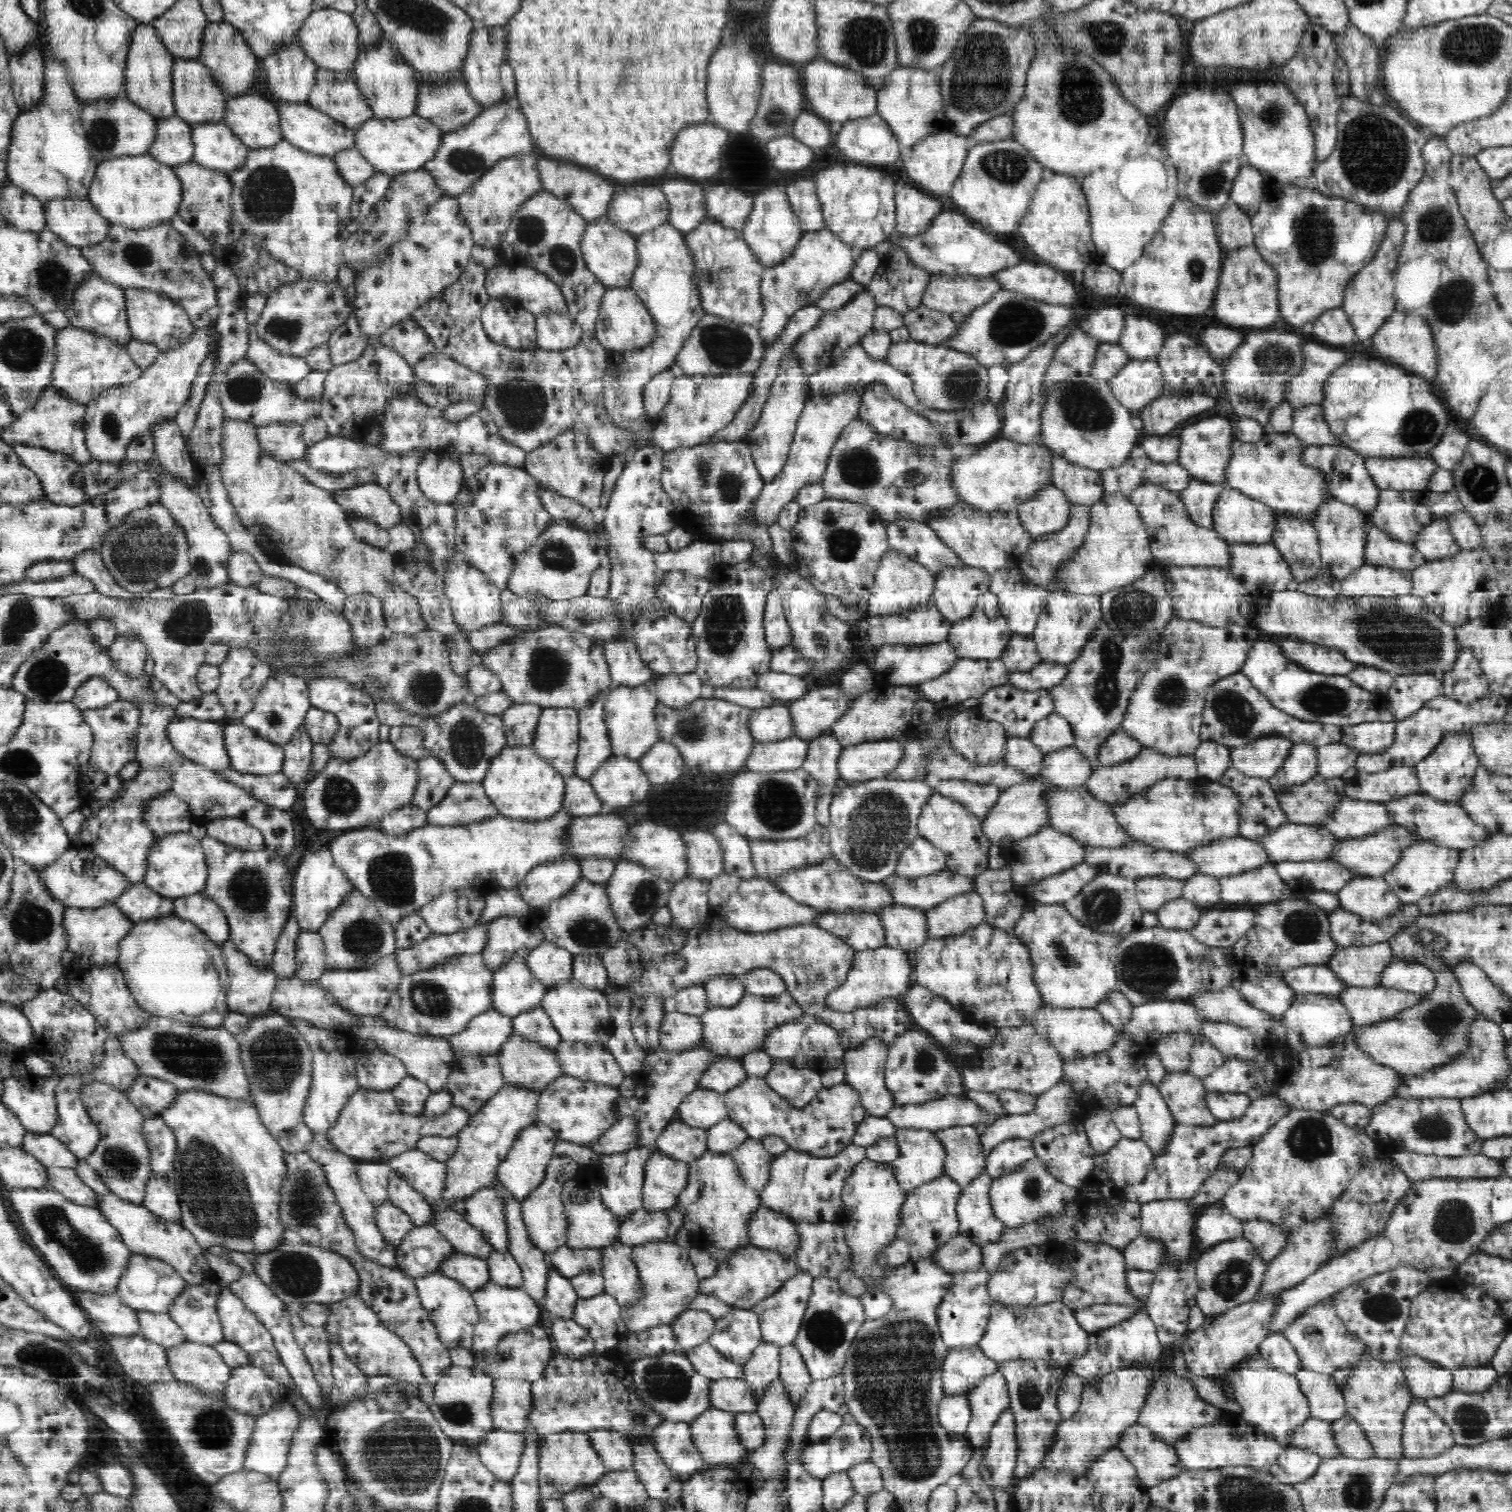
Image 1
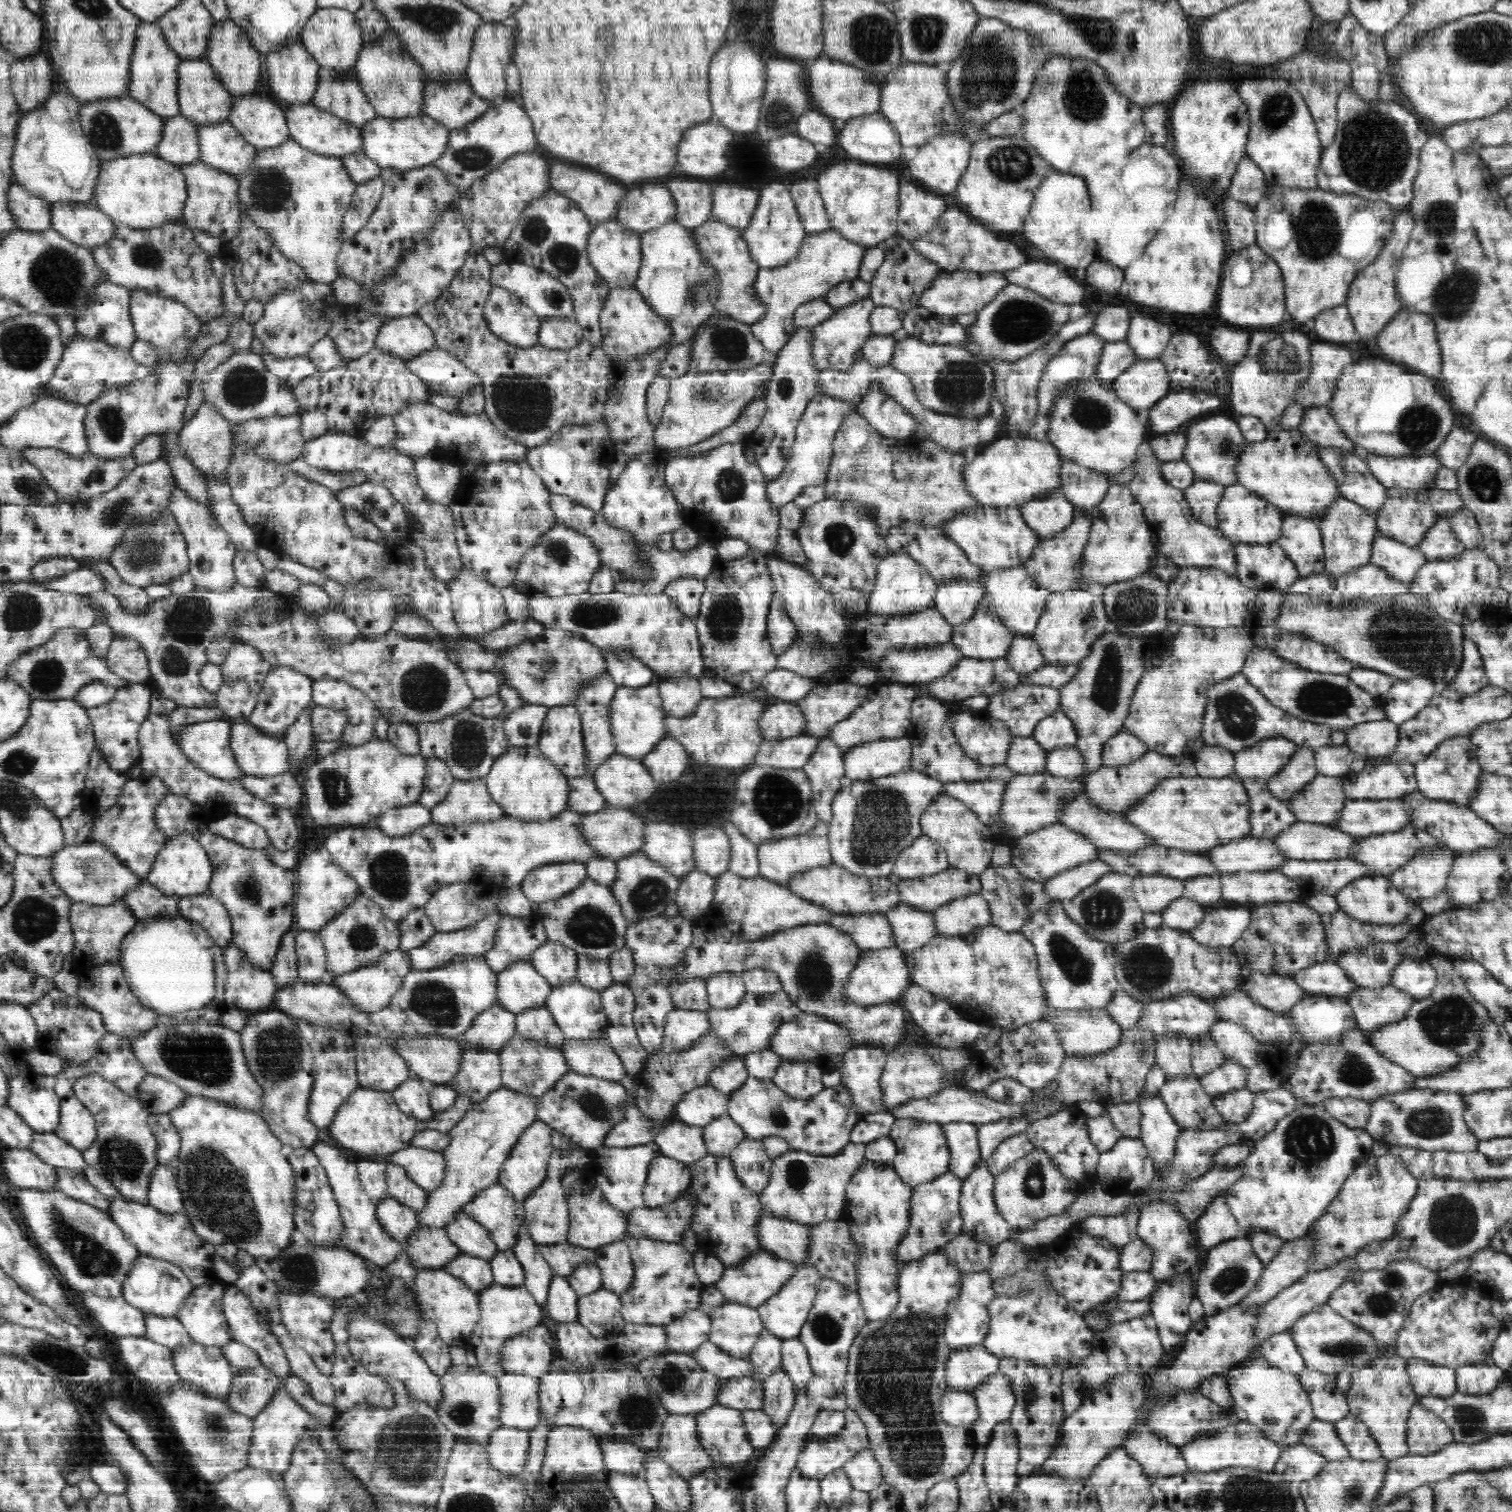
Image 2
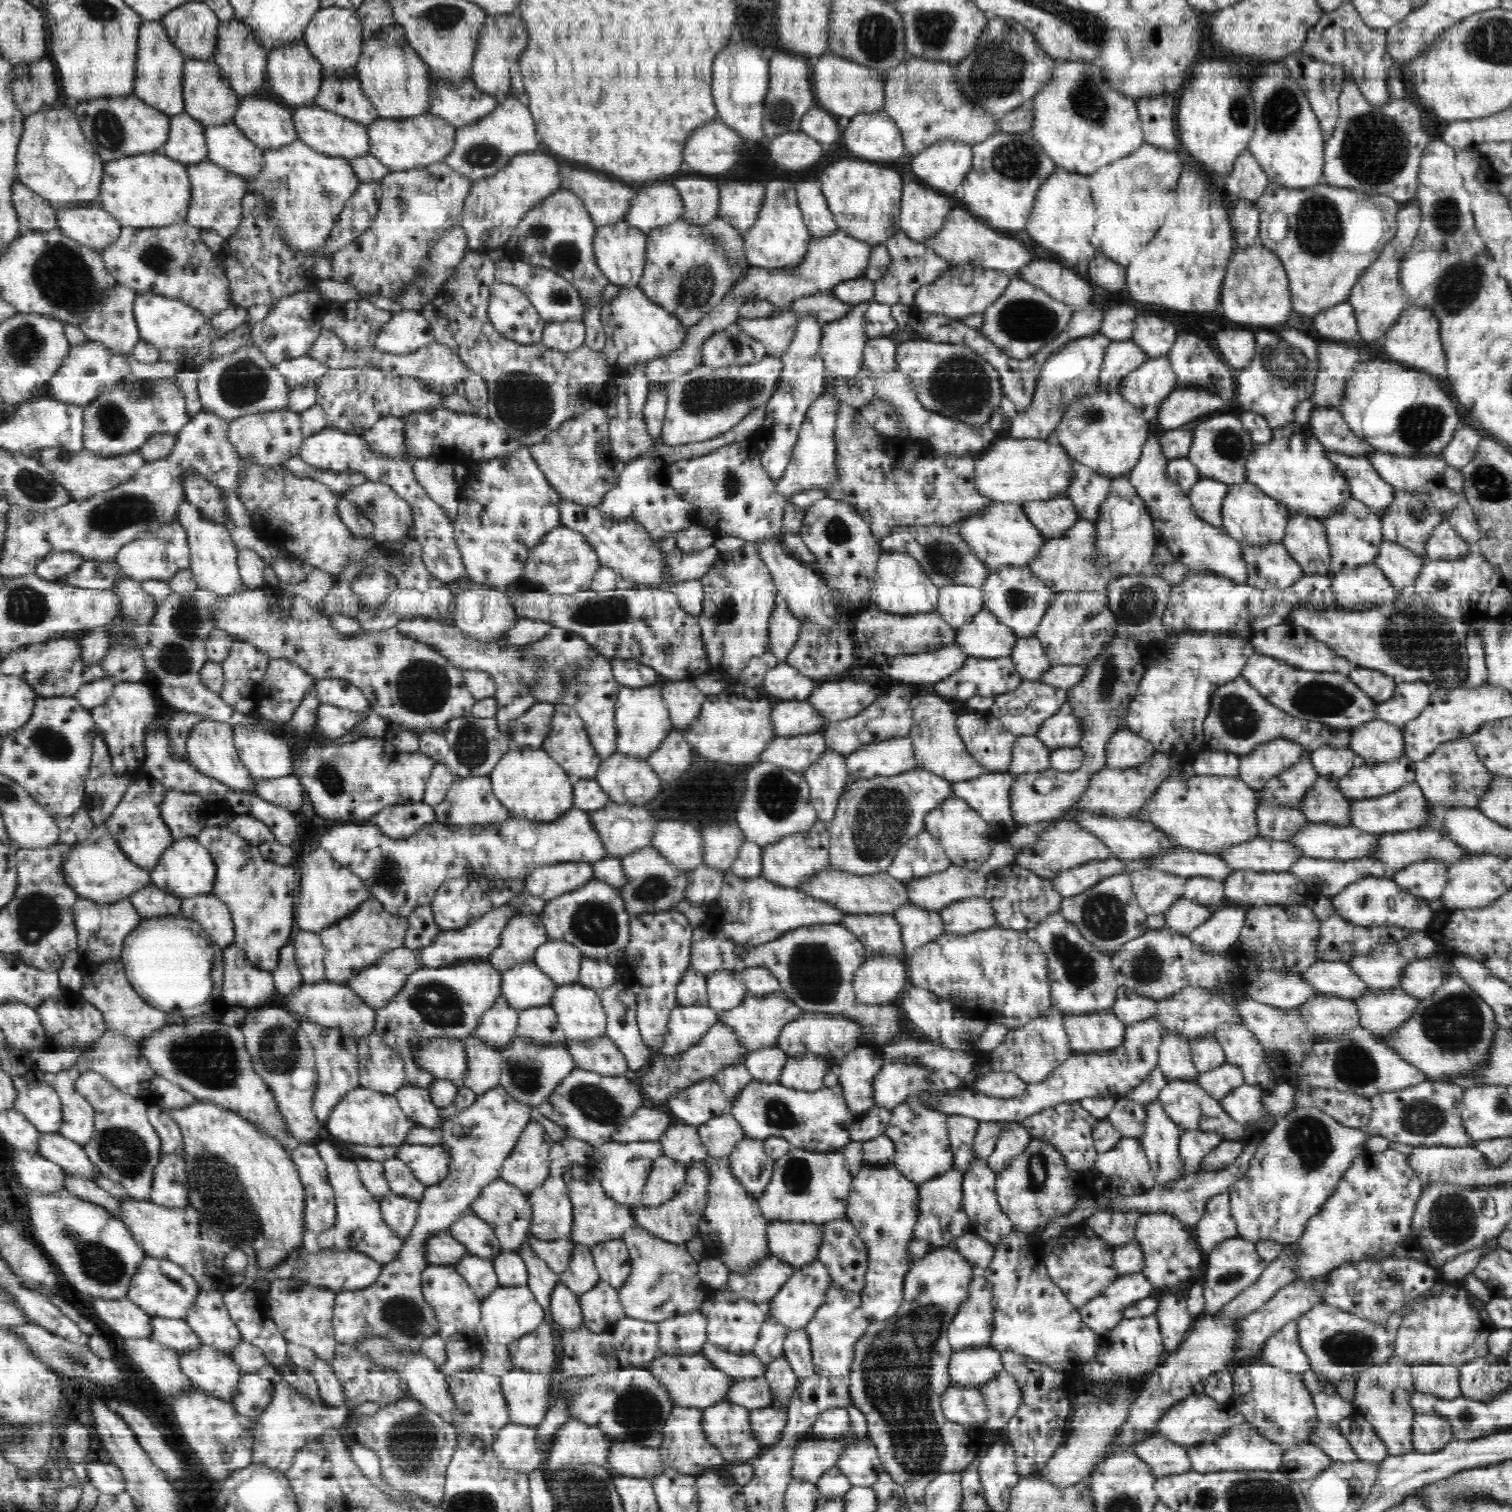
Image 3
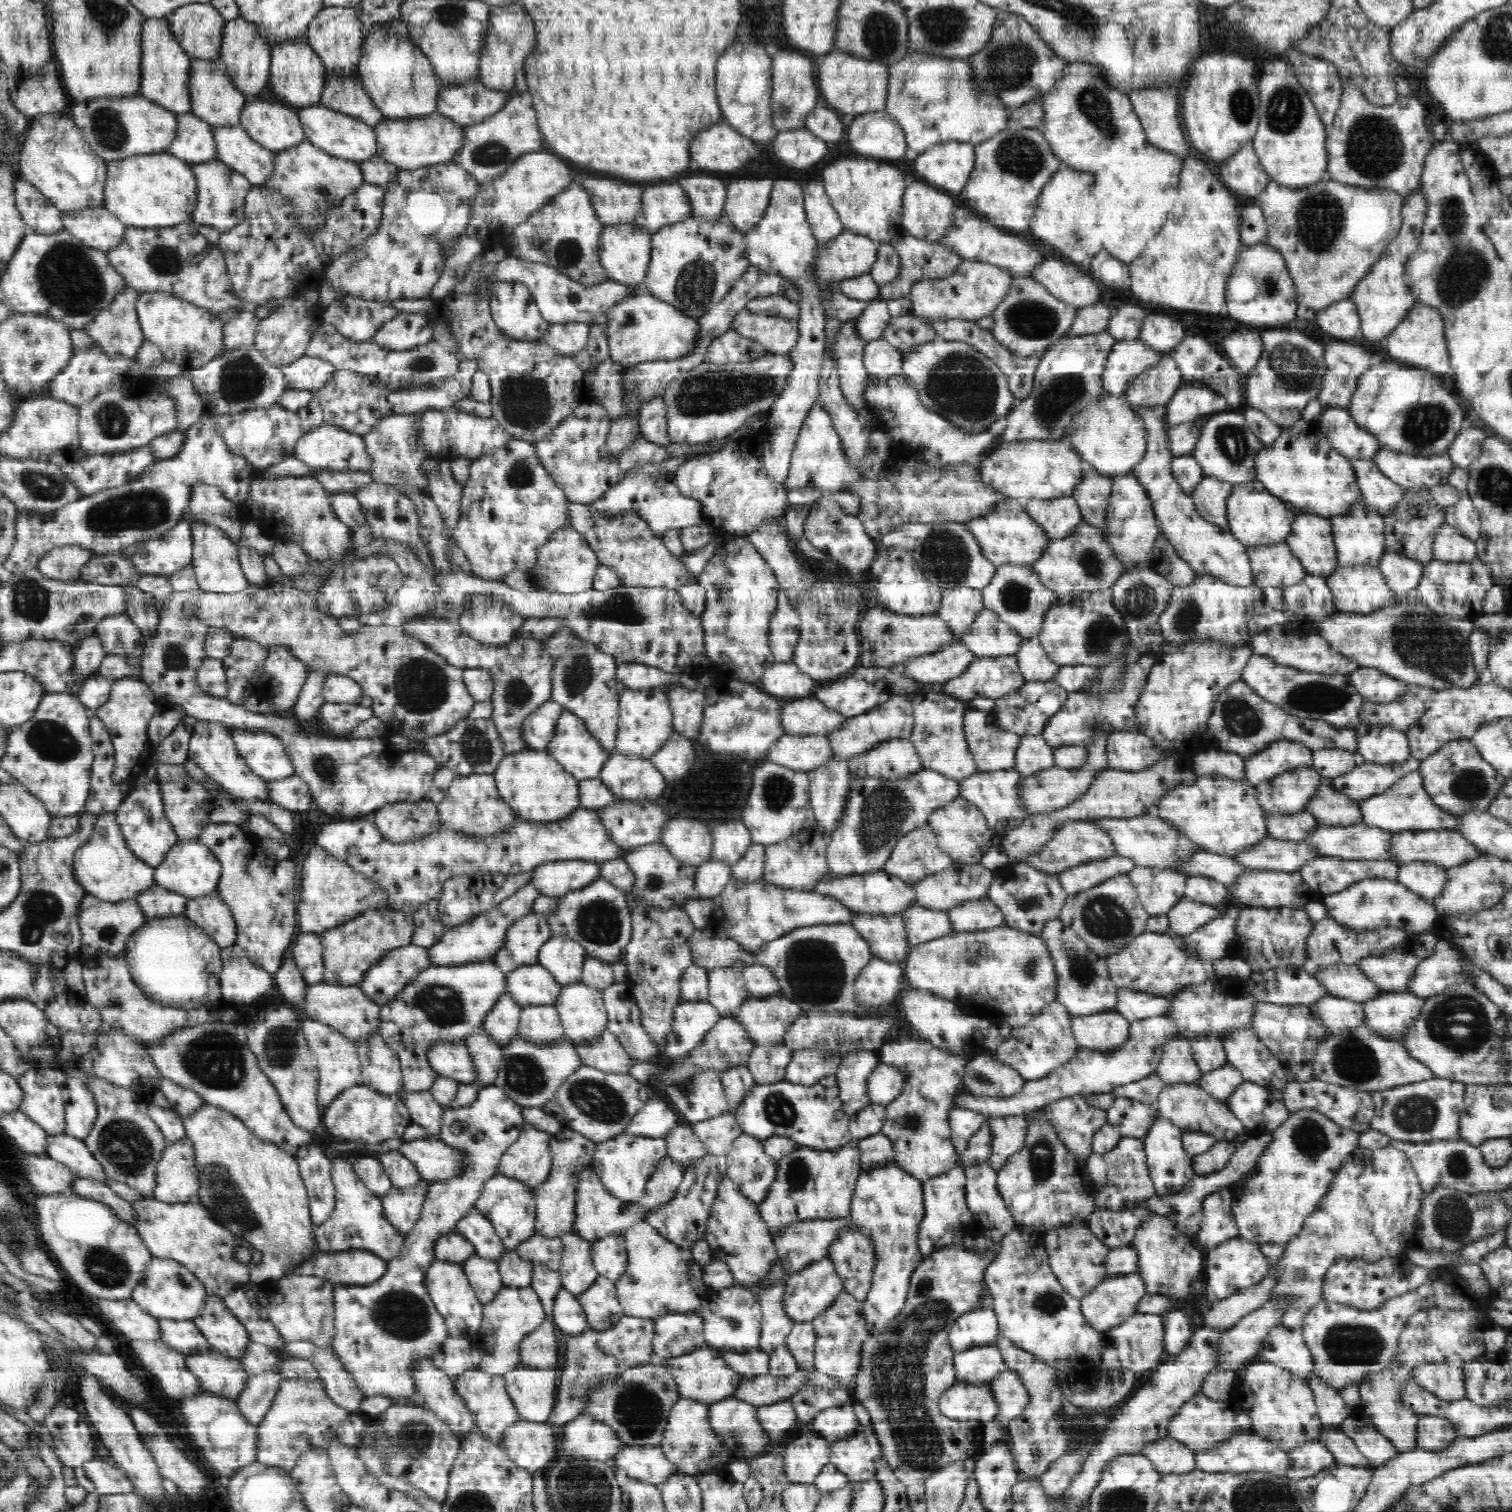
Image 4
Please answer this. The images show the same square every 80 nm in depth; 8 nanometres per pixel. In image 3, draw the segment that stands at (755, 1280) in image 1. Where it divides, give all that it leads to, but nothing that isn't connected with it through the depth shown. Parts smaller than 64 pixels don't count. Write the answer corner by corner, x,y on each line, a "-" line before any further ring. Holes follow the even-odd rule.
772,1255
746,1274
731,1273
728,1284
722,1290
756,1305
766,1305
794,1272
795,1269
790,1264
785,1264

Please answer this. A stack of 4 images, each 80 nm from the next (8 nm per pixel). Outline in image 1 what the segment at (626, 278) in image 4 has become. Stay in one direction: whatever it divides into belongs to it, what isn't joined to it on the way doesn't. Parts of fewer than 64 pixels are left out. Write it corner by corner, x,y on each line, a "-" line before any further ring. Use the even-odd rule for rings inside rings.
607,218
588,222
580,243
586,266
596,275
600,284
606,287
630,286
634,271
637,267
637,237
618,228

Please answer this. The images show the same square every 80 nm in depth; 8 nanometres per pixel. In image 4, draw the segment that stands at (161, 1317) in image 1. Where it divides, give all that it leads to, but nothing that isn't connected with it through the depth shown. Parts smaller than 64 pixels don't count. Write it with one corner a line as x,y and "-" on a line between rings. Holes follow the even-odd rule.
158,1319
158,1325
160,1325
159,1340
170,1348
186,1354
194,1354
211,1348
192,1320

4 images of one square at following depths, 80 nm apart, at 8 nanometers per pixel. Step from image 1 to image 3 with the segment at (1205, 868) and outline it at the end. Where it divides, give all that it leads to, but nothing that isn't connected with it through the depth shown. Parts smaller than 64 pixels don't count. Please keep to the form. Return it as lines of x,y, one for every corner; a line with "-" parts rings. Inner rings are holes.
1263,837
1244,844
1236,844
1219,857
1234,871
1284,872
1301,856
1297,848
1287,841
1274,841

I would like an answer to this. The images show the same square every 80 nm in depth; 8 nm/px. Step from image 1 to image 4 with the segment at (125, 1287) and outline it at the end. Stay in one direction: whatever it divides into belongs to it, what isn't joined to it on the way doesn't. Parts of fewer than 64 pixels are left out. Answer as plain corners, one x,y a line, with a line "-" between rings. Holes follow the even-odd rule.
153,1258
144,1270
144,1278
134,1288
133,1302
136,1302
145,1312
158,1319
192,1320
202,1312
208,1295
204,1285
186,1267
171,1259

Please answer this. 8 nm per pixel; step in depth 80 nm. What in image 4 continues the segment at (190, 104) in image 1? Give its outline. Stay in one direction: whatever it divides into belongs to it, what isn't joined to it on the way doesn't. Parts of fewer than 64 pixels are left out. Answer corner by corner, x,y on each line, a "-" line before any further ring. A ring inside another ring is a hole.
189,69
191,113
214,127
238,125
242,109
247,103
244,93
240,92
224,74
214,74
214,70

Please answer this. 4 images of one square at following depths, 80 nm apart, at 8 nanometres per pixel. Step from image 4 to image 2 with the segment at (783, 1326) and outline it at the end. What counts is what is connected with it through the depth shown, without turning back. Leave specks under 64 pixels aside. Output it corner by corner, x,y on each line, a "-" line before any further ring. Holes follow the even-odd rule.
762,1330
748,1358
754,1372
752,1379
763,1382
768,1376
774,1375
776,1368
781,1366
781,1346
782,1340

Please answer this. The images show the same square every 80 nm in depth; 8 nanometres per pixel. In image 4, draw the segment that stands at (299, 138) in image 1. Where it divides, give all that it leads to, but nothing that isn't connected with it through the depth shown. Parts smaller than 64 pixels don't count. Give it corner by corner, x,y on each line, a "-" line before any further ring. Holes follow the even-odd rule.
320,104
312,105
310,108
306,107
304,110
299,108
297,113
304,129
305,138
330,156
357,162
377,156
374,127
360,119
336,112

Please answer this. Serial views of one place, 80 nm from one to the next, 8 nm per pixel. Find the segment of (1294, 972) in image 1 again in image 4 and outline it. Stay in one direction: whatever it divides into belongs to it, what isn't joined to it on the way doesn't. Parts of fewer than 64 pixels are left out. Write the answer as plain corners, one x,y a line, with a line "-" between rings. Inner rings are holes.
1333,964
1310,969
1327,994
1332,996
1363,1003
1383,992
1357,965

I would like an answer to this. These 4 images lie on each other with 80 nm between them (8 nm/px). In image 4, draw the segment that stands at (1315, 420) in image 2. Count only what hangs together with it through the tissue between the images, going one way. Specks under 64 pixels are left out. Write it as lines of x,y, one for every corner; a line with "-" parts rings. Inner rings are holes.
1324,408
1318,423
1330,447
1344,456
1368,460
1382,449
1374,434
1358,428
1347,408

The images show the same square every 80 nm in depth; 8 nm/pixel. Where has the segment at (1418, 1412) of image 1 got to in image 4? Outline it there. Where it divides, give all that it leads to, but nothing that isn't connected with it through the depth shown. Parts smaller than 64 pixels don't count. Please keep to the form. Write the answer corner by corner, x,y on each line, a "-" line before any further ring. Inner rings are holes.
1419,1415
1418,1417
1417,1435
1415,1436
1418,1448
1441,1451
1458,1438
1455,1427
1448,1419
1432,1415

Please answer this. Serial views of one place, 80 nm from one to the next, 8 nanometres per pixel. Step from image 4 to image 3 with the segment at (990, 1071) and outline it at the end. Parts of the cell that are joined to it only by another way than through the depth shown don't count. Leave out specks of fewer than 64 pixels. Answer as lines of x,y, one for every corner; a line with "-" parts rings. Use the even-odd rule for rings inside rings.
987,1072
972,1085
976,1093
1002,1099
1022,1096
1027,1086
1013,1072

